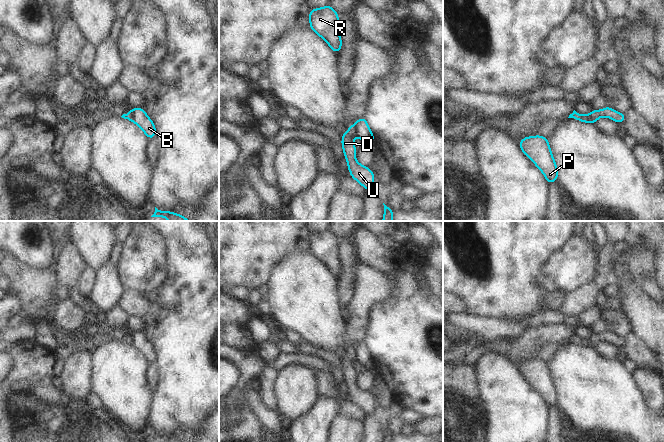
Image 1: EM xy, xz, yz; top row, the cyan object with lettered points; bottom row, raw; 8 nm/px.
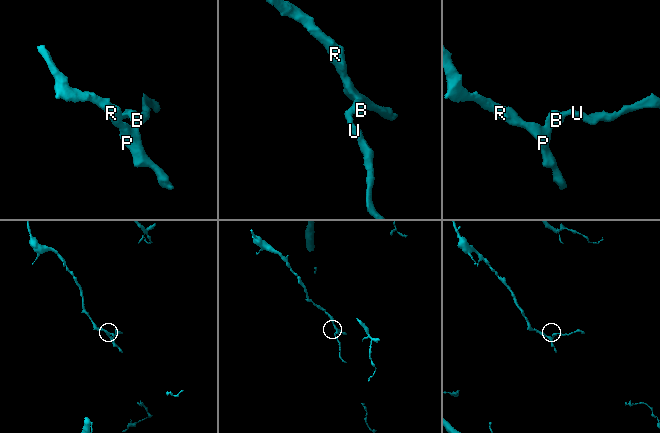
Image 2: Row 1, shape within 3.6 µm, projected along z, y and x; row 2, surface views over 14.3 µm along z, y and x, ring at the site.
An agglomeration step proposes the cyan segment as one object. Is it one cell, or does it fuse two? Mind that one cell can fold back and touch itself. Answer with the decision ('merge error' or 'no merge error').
merge error

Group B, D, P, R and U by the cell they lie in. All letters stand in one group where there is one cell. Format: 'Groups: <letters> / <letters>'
Groups: B P R / D U

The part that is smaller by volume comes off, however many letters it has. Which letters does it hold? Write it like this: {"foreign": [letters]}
{"foreign": ["D", "U"]}

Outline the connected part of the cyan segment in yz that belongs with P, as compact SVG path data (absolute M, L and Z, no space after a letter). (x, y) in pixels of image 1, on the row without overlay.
M540 359L524 361L519 371L544 398L548 408L558 404L557 390L546 361Z

